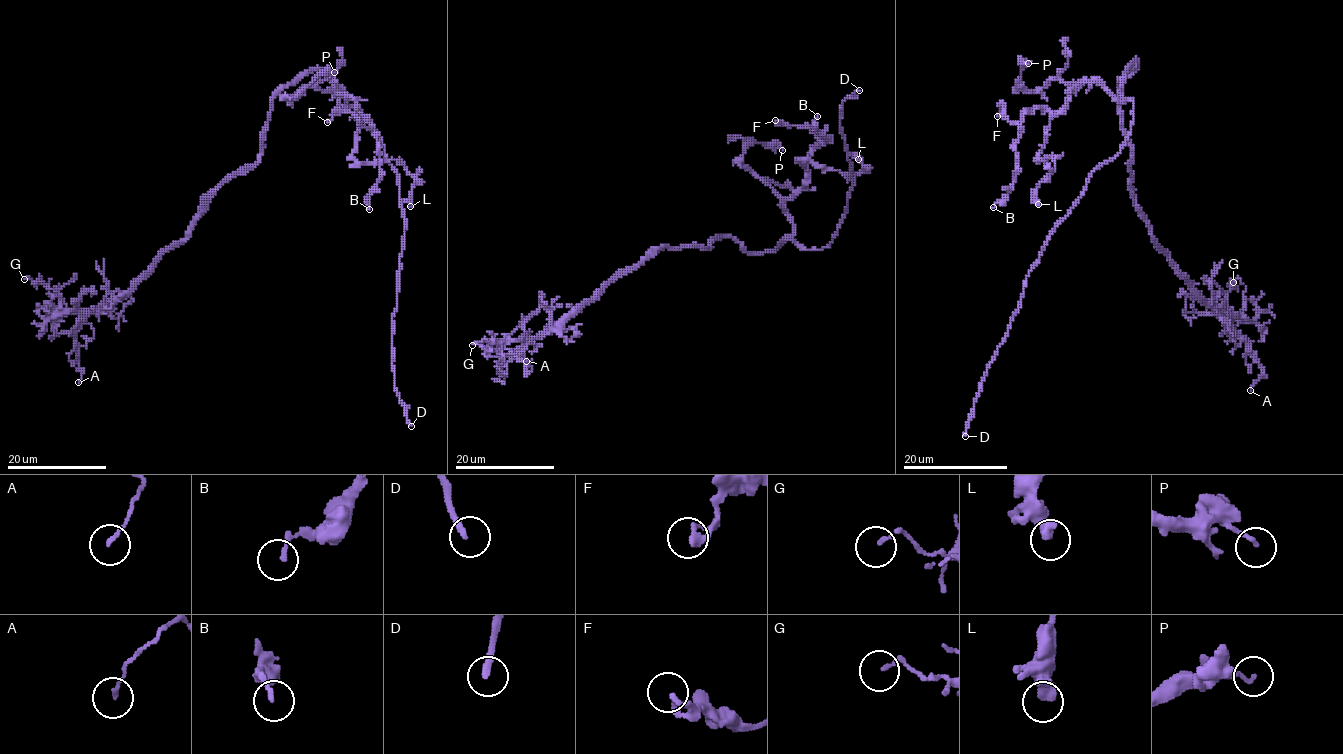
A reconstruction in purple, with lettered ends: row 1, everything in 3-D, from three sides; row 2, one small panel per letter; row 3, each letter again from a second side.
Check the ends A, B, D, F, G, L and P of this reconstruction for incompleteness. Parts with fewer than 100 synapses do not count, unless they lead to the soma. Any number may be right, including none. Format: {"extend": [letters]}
{"extend": ["D"]}

